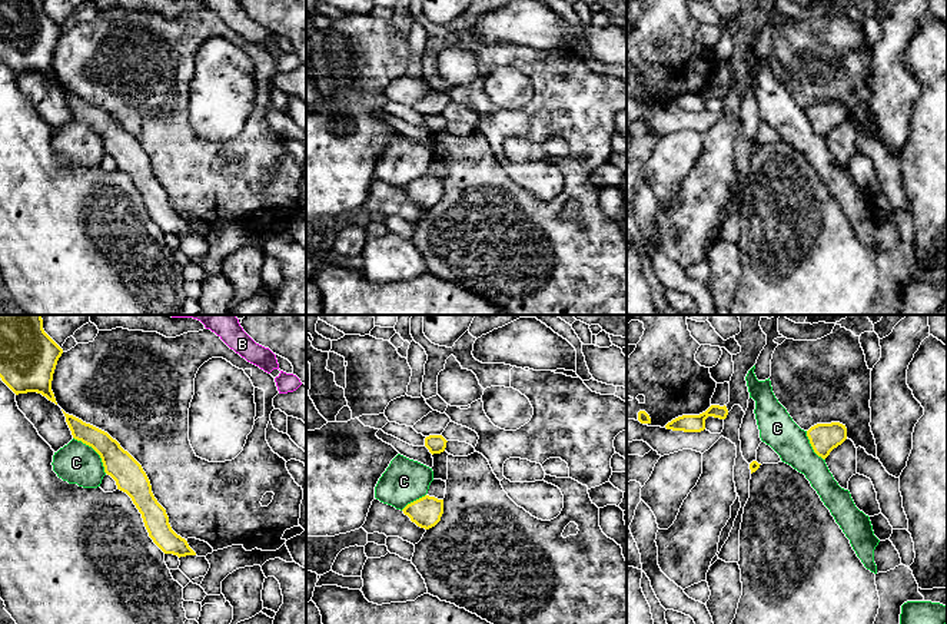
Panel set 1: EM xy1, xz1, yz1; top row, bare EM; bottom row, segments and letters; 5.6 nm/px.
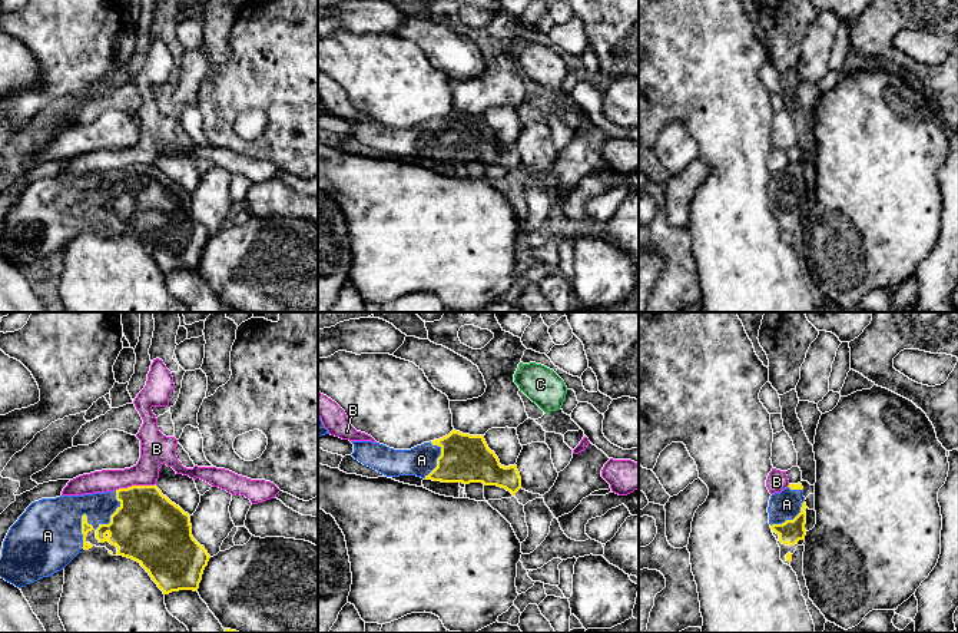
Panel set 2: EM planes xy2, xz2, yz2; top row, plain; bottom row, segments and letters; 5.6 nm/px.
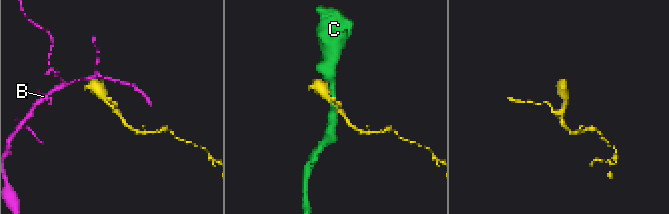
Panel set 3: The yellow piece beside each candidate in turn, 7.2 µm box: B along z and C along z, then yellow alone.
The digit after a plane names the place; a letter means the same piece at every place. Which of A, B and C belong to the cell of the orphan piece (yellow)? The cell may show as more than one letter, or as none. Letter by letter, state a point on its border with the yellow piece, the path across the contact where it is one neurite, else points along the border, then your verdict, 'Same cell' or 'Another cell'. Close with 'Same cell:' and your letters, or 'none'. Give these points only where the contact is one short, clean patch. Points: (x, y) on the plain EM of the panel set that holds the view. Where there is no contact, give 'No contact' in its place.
A: Touches yellow at xy2 (92, 205). Path across: xy2 (86, 206), (92, 205), (76, 194), (49, 215). Same cell
B: Touches yellow at xy2 (133, 165). Boundary: xy2 (153, 163), (132, 163), (115, 169). Another cell
C: Touches yellow at xy1 (95, 129). Boundary: xy1 (73, 116), (87, 123), (99, 135), (106, 152). Another cell
Same cell: A

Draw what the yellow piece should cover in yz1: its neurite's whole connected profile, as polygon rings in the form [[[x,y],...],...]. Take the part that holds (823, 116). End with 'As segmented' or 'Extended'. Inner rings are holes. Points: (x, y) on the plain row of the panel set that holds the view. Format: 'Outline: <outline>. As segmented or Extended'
Outline: [[[840,102],[817,103],[807,110],[814,132],[825,139],[830,132],[847,119],[847,107]]]. As segmented

